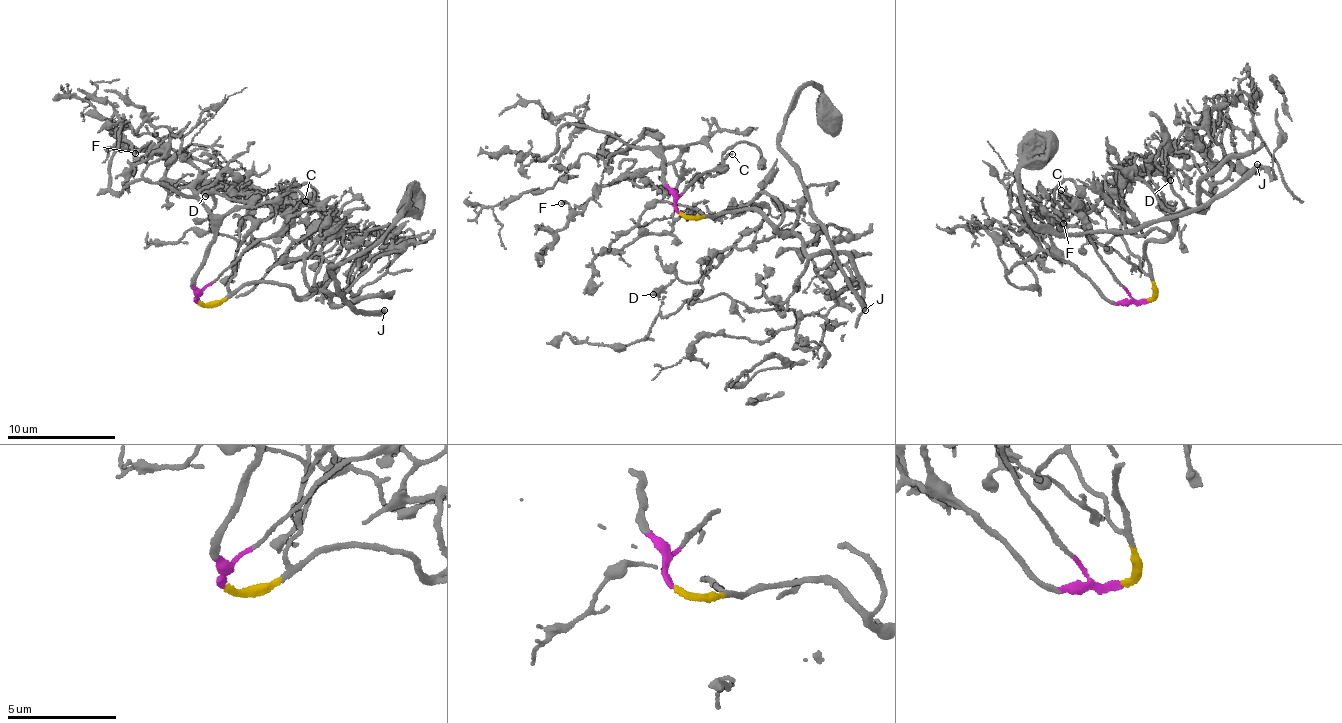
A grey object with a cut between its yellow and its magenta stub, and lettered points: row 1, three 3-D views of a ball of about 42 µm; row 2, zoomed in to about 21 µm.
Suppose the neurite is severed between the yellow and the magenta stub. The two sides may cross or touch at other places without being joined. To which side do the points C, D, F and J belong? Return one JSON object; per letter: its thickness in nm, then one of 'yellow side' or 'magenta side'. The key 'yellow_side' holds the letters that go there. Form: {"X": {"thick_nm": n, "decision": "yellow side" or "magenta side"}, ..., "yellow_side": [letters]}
{"C": {"thick_nm": 120, "decision": "magenta side"}, "D": {"thick_nm": 320, "decision": "yellow side"}, "F": {"thick_nm": 150, "decision": "magenta side"}, "J": {"thick_nm": 260, "decision": "yellow side"}, "yellow_side": ["D", "J"]}

